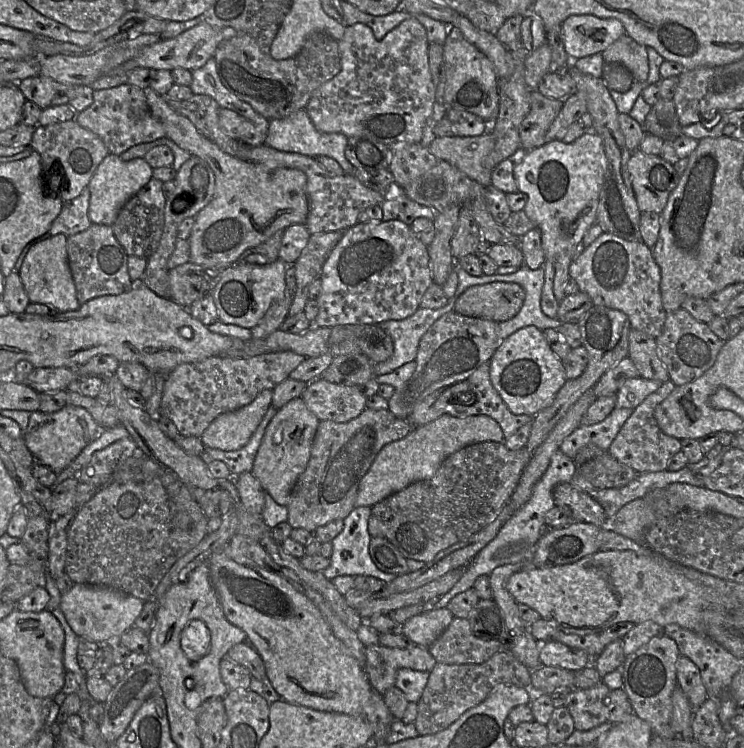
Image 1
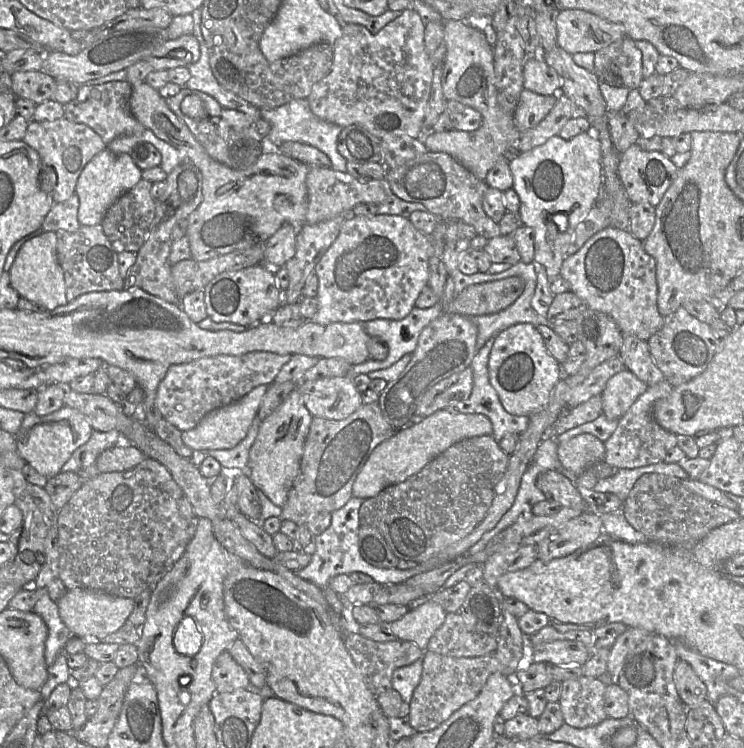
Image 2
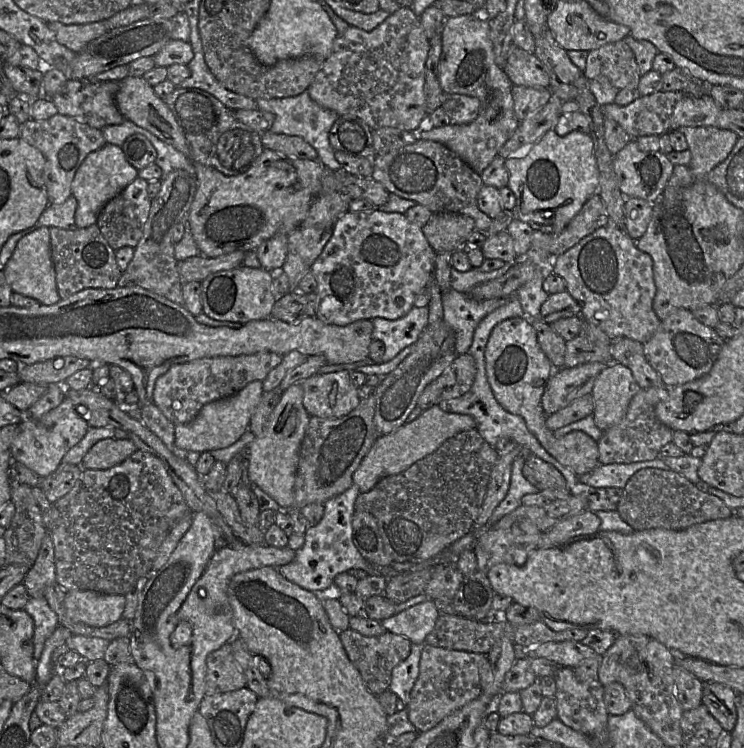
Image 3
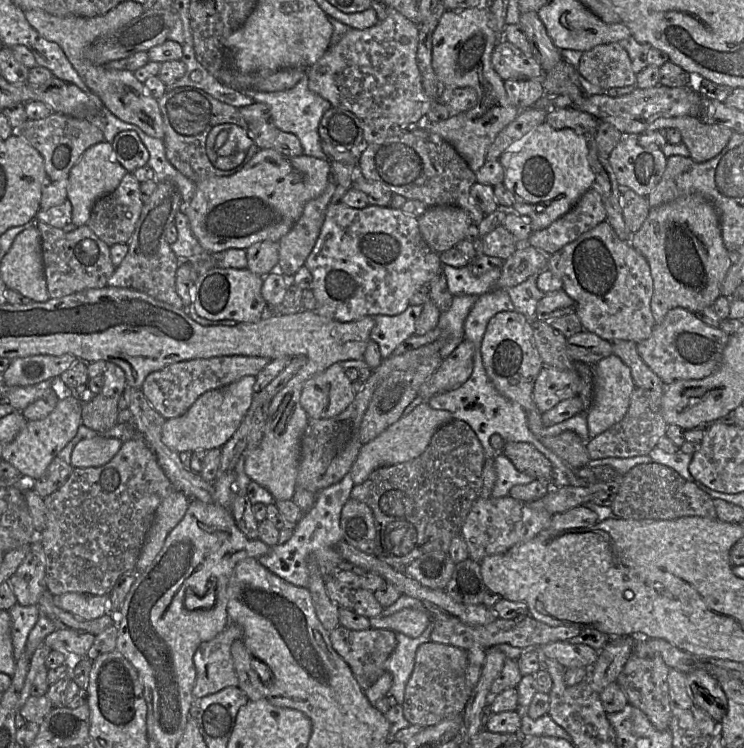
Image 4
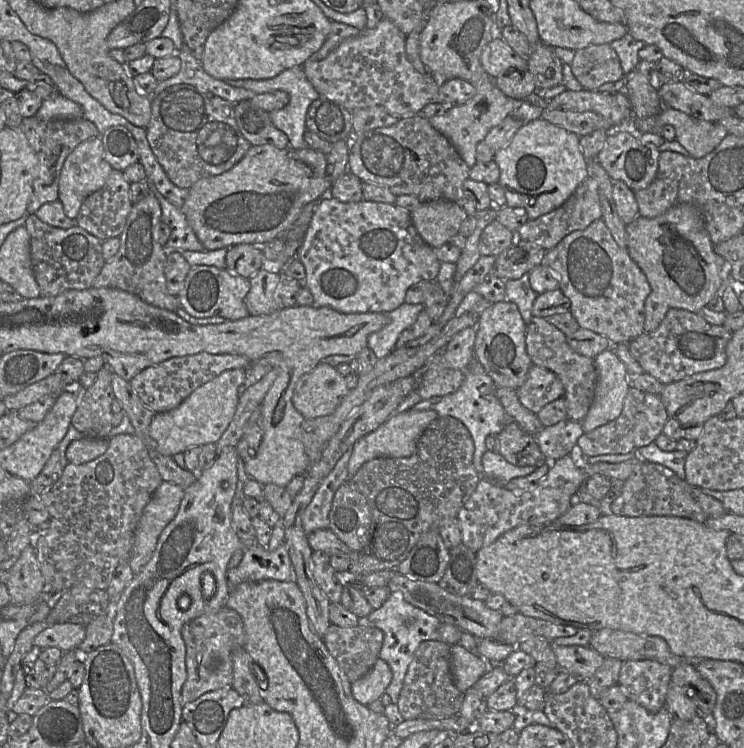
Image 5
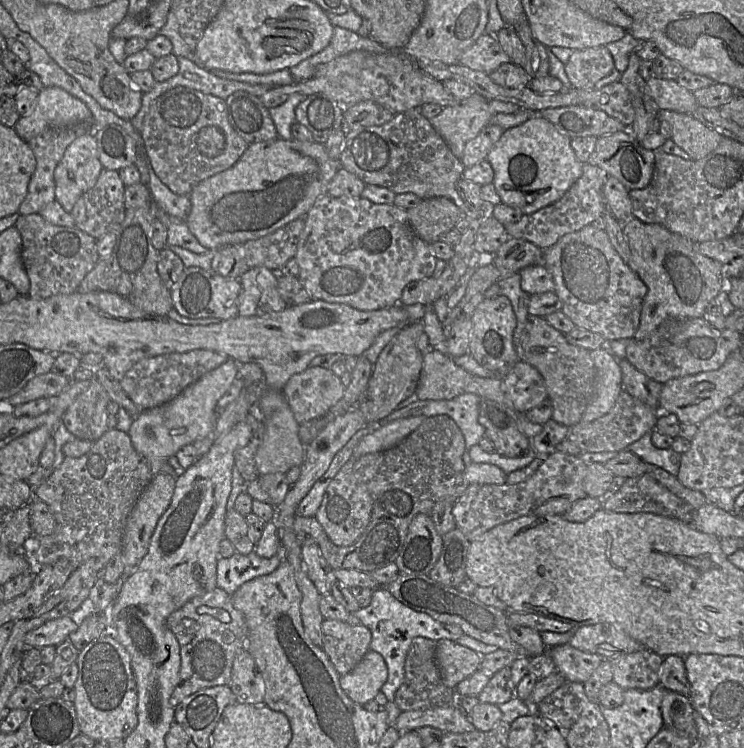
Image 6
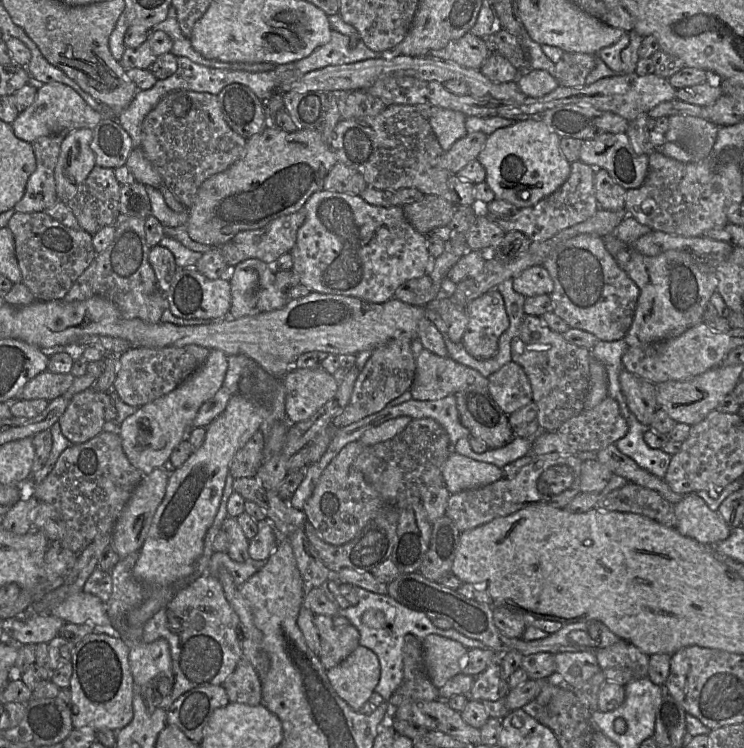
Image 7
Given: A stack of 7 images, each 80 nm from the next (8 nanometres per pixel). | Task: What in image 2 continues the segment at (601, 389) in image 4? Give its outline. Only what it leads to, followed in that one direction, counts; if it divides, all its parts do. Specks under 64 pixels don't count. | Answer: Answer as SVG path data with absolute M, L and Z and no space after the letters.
M624 369L612 376L601 393L603 415L620 419L649 386Z

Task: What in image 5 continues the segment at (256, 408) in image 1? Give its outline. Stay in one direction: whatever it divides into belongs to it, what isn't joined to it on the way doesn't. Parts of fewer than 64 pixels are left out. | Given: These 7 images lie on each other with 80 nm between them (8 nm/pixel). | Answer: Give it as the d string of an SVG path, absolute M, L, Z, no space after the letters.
M244 369L226 370L194 390L178 407L166 412L156 413L150 424L150 434L157 443L158 451L162 455L173 457L175 454L183 453L191 447L216 443L234 417L240 397L239 387L243 385L244 381Z

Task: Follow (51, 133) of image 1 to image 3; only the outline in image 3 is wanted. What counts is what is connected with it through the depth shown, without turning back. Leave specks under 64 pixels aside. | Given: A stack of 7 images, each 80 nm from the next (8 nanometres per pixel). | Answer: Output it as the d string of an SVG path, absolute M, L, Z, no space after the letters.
M59 113L46 120L29 119L20 124L19 137L37 148L46 158L44 183L49 205L60 205L72 196L71 185L79 166L88 154L106 144L101 130Z

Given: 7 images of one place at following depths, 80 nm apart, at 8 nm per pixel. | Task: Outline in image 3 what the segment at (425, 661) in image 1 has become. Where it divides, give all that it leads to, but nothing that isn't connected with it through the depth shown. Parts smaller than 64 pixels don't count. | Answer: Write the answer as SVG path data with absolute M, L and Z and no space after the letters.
M350 628L340 632L339 637L349 660L360 673L363 683L375 696L389 689L393 668L409 656L412 645L408 638L389 631L380 636L368 637Z

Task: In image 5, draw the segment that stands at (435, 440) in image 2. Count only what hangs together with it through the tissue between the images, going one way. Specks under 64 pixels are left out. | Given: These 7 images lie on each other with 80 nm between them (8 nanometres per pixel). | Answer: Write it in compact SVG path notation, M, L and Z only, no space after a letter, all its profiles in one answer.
M413 408L405 412L395 412L378 429L360 438L353 446L353 452L348 463L349 480L360 467L379 457L404 458L413 455L417 449L417 442L428 427L428 425L439 417L439 414L433 410L415 410Z

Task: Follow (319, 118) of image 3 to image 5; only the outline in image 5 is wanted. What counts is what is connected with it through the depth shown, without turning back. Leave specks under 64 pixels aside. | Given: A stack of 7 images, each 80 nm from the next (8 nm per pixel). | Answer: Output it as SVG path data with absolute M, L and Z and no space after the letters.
M295 66L284 70L277 76L268 79L238 79L227 80L227 84L245 88L255 92L256 94L262 94L275 90L283 90L289 94L288 104L279 110L269 112L269 117L274 126L284 132L289 138L290 148L304 149L307 146L304 140L304 134L307 131L306 128L306 114L309 106L313 101L320 97L320 94L314 89L311 83L307 80L303 71L303 67Z

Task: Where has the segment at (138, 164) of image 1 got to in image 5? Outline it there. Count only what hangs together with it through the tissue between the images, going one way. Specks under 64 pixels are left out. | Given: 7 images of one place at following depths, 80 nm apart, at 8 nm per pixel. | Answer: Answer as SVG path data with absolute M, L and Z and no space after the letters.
M100 137L79 144L66 158L59 178L59 198L65 214L75 220L83 201L99 190L106 182L113 168L104 158L104 149Z

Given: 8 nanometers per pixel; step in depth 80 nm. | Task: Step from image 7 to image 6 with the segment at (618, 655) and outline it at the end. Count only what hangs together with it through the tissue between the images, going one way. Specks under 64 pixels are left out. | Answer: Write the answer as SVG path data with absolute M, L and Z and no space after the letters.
M646 649L607 660L612 666L612 682L623 690L650 690L659 685L659 669L663 659Z

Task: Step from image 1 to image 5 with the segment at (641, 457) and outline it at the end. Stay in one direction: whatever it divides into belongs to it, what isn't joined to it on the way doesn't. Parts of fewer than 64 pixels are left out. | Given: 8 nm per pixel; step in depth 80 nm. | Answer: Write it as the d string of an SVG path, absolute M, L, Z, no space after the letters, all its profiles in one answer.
M629 388L621 414L613 421L584 432L577 440L577 455L581 457L605 454L627 454L654 442L669 418L660 395Z

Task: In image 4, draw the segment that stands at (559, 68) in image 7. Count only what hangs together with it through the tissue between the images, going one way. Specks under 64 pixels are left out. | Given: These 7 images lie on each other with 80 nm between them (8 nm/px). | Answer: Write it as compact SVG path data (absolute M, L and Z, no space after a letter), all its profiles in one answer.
M618 42L597 45L582 52L576 69L584 79L603 89L636 83L629 54Z

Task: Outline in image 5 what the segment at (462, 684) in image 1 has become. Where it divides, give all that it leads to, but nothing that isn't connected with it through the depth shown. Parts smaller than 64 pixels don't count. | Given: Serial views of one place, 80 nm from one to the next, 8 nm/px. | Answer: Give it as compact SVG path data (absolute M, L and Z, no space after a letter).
M426 640L418 646L409 664L397 703L405 720L444 719L459 716L464 693L454 684L450 654L451 645L439 640Z

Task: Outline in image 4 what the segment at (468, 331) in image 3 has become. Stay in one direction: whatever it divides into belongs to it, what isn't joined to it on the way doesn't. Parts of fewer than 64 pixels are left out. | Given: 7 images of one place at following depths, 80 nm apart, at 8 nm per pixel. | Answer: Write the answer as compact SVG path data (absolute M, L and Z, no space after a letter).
M476 295L454 296L448 310L441 313L438 328L440 329L440 355L445 358L465 339L464 324L477 300Z

